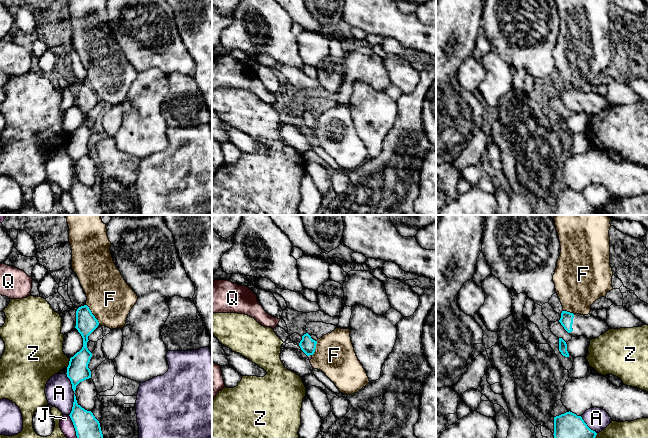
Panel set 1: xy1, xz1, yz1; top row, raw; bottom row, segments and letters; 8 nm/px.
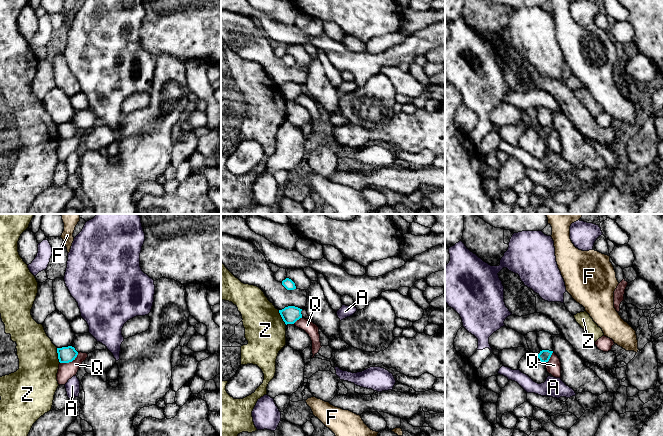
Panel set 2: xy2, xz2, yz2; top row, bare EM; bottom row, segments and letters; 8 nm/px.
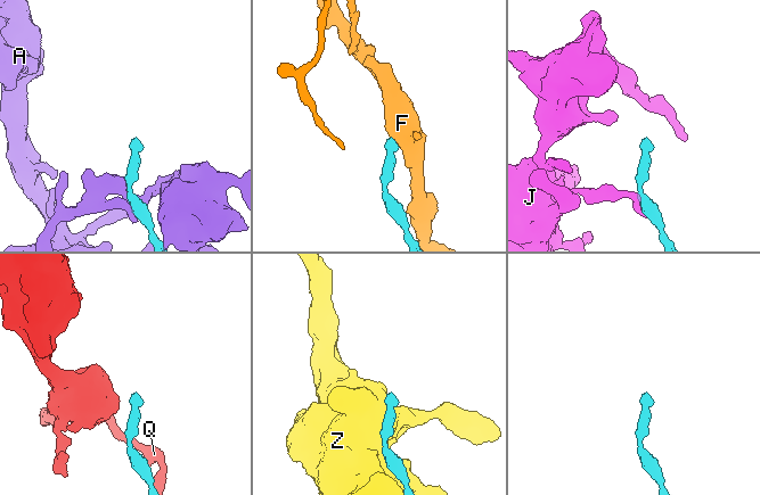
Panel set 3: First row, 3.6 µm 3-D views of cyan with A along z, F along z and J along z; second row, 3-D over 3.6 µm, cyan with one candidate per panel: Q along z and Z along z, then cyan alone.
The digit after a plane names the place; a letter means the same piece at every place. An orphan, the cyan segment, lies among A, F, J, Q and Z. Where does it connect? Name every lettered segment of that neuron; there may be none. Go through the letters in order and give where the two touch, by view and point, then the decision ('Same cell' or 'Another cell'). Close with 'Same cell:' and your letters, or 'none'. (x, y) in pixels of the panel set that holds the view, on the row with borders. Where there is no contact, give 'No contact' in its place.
A: Touches cyan at xy1 (74, 394). Another cell
F: Touches cyan at xy1 (92, 314). Another cell
J: Touches cyan at xy1 (74, 427). Another cell
Q: Touches cyan at xy2 (69, 361). Another cell
Z: Touches cyan at xy2 (58, 355). Another cell
Same cell: none

